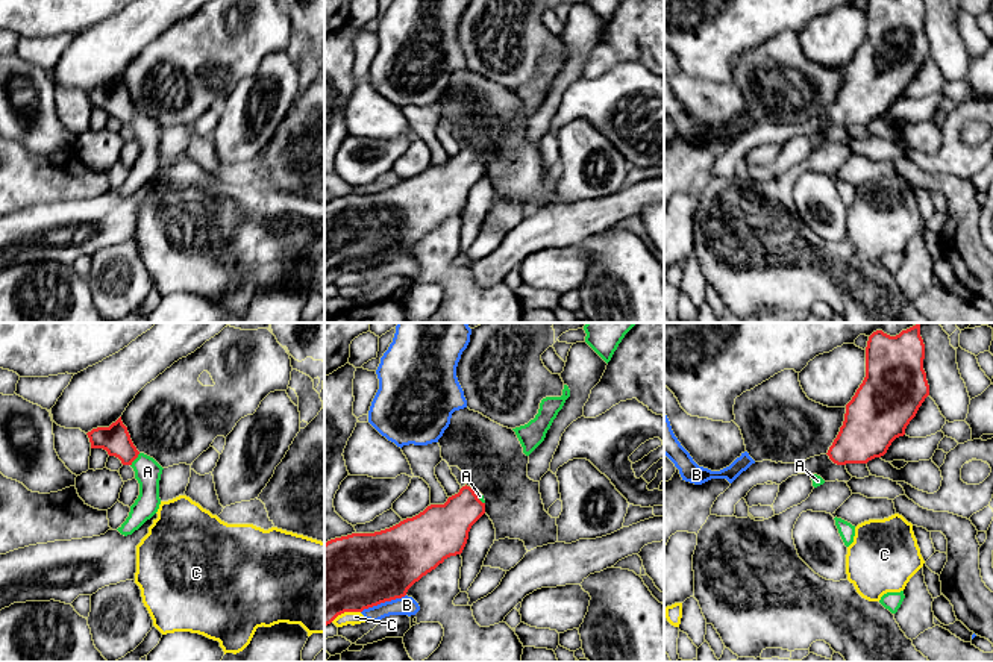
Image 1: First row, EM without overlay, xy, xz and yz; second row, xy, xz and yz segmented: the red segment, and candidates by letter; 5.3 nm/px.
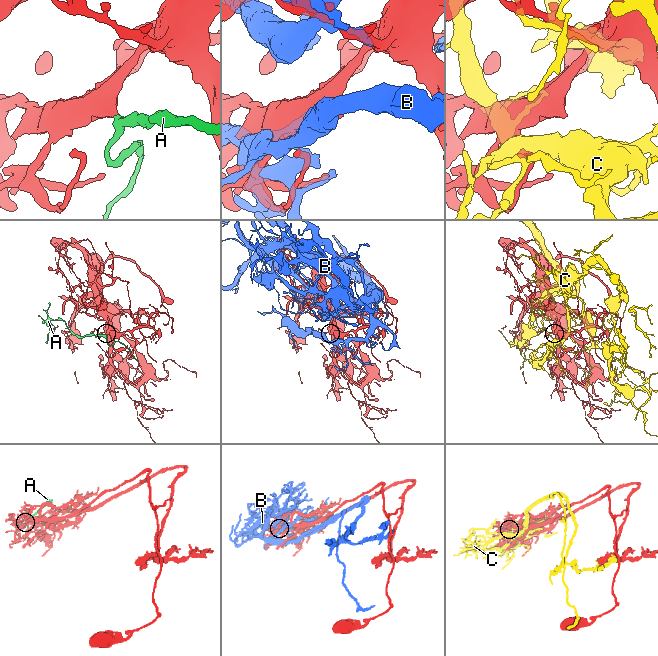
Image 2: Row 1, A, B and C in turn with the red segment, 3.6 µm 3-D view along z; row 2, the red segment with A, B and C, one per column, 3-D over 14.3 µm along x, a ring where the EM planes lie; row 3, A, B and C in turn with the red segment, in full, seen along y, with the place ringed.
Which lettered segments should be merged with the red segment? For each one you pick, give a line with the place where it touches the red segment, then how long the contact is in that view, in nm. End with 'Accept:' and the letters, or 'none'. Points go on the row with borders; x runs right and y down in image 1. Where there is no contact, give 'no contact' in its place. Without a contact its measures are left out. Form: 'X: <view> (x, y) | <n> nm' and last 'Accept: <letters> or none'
A: xy (135, 458) | 90 nm
Accept: A

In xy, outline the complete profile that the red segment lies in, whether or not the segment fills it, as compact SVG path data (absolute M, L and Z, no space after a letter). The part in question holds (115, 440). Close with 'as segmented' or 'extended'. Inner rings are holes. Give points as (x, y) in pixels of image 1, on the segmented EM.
M121 417L109 427L97 427L86 435L91 448L106 450L109 456L118 457L123 465L130 465L135 471L139 495L130 506L126 521L117 529L124 536L132 535L159 509L159 480L164 468L153 457L136 450Z | extended

